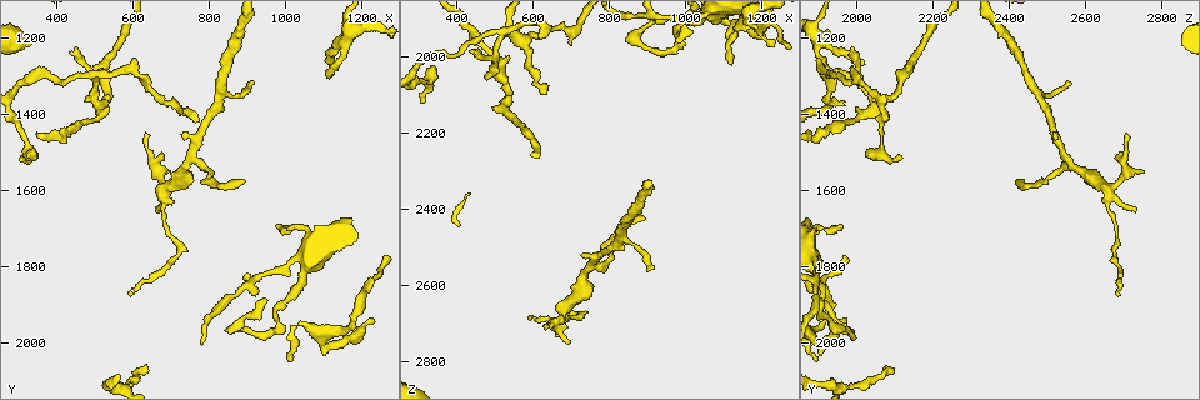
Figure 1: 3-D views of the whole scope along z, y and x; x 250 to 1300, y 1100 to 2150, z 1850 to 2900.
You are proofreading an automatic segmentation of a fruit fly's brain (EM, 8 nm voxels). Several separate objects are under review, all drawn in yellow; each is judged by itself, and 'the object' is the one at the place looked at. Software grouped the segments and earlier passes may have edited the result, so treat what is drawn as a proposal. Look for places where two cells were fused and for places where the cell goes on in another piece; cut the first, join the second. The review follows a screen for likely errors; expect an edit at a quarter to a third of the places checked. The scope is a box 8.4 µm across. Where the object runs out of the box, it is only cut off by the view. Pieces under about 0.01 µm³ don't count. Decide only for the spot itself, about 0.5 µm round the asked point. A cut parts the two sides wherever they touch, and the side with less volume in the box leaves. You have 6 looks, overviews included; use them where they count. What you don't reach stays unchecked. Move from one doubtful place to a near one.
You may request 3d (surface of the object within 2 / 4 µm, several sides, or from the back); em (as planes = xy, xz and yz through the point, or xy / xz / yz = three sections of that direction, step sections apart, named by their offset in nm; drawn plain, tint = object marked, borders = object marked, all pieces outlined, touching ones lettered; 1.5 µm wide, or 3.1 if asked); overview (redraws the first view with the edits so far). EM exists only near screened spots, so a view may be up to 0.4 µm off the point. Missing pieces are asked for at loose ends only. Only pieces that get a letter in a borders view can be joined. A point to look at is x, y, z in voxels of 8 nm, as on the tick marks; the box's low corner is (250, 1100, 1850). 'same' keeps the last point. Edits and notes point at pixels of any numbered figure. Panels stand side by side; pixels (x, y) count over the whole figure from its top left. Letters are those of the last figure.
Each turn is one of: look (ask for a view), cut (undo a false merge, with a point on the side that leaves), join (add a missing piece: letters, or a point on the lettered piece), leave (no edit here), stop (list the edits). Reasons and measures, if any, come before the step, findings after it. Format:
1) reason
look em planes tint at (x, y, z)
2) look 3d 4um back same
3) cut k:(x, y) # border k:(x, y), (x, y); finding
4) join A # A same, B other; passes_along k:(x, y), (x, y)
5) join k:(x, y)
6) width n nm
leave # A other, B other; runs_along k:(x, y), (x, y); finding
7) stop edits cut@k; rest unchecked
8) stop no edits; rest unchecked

tapers out
look em xz step 4 borders at (1230, 1930, 1980)

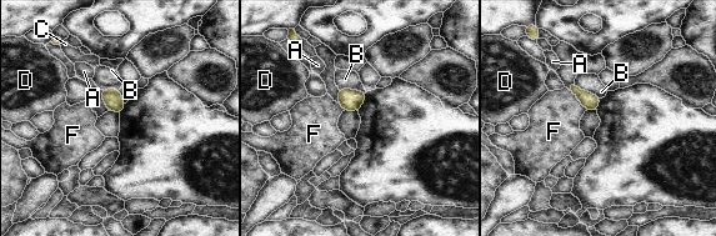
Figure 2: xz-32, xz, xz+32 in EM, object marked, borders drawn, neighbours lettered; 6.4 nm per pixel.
leave # A other, B other, C other, D other, F other; border 2:(338, 86), (365, 91); none of them fits

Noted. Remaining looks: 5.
thin end
look em planes borders at (900, 1580, 2425)

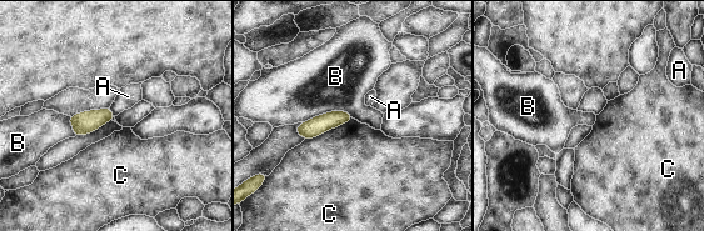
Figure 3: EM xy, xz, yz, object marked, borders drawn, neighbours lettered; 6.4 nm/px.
leave # A other, B other, C other; runs_along 3:(348, 116), (299, 130); no lettered piece goes on from it

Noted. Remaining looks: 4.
three arms meet
look em planes borders at (505, 1375, 2055)

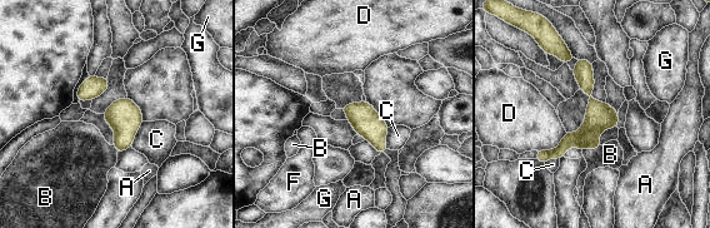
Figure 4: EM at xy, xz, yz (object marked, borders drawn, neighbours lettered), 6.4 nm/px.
leave # A other, B other, C other, D other, F other, G other; runs_along 4:(561, 53), (584, 68), (591, 124), (556, 155); continuous, no second cell

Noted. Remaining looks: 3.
stop no edits; rest unchecked

